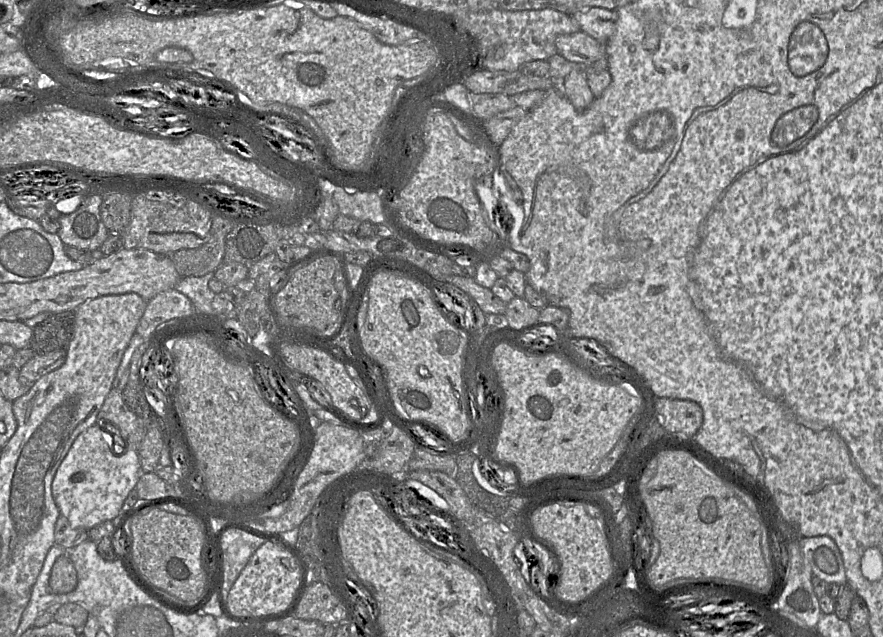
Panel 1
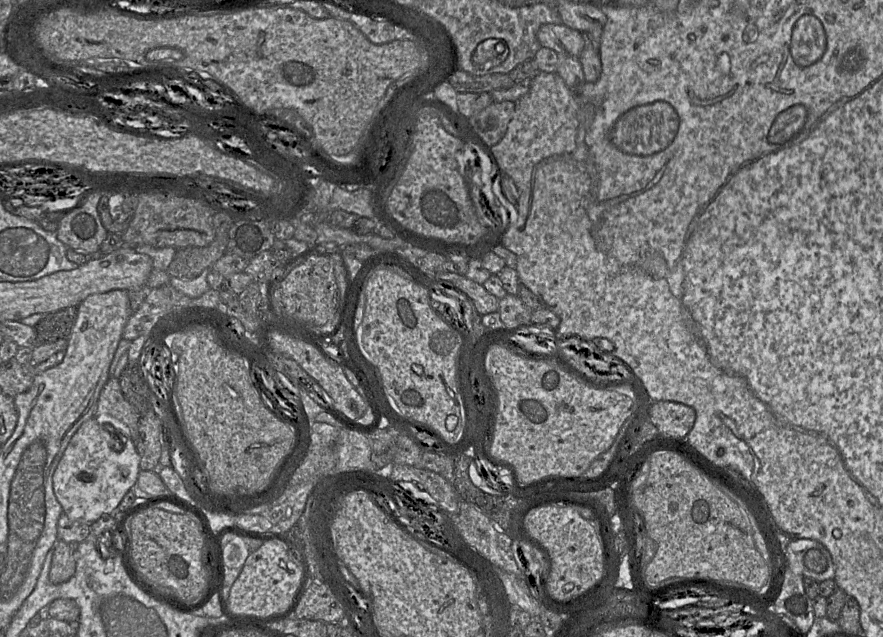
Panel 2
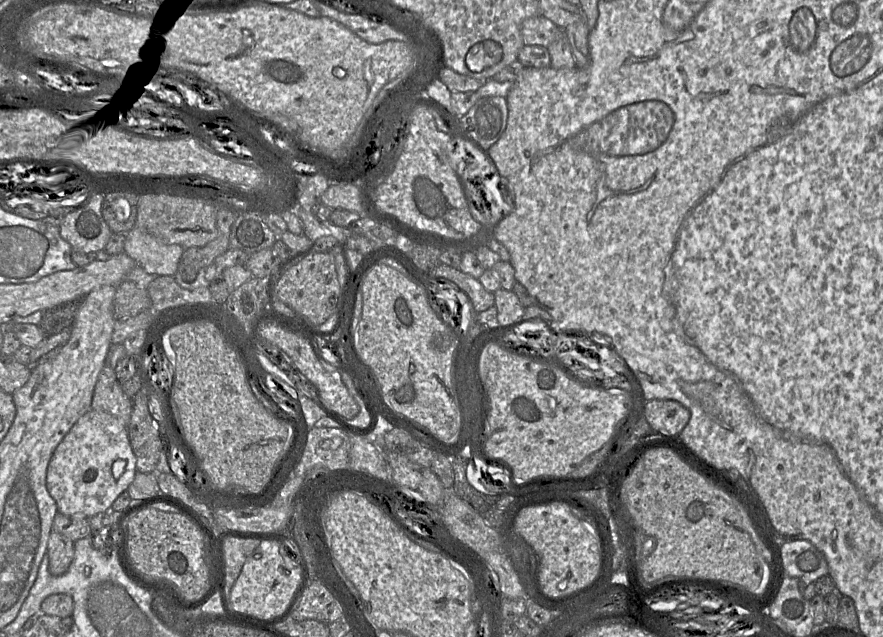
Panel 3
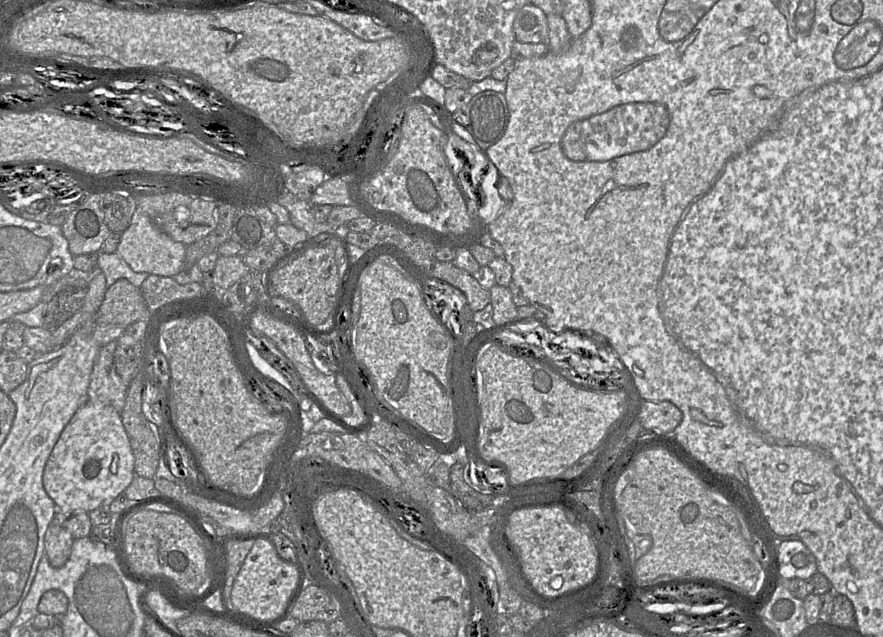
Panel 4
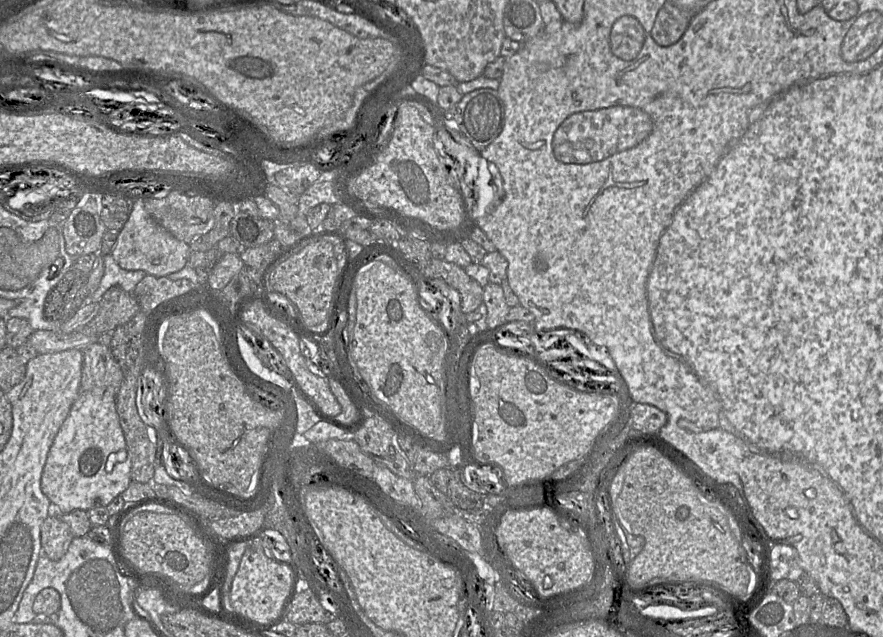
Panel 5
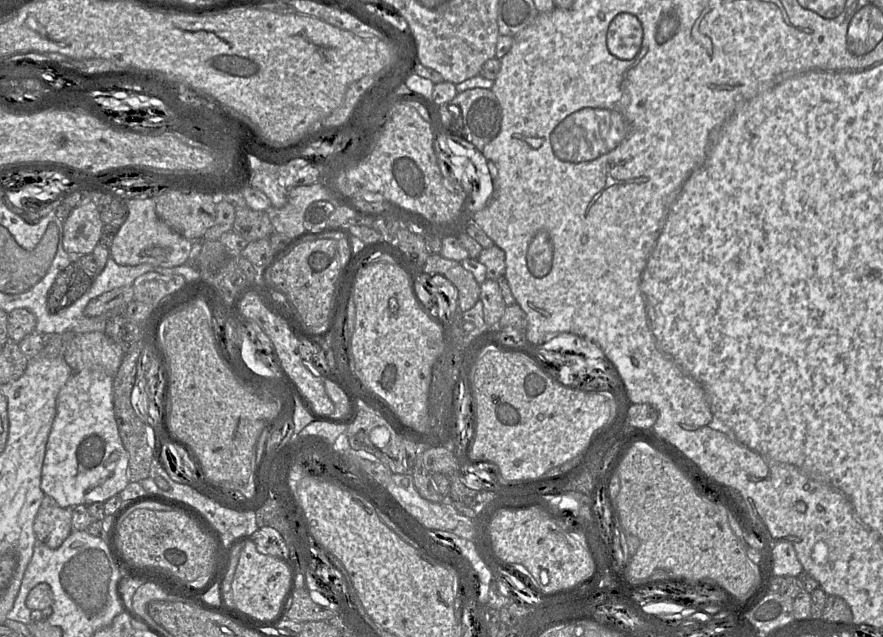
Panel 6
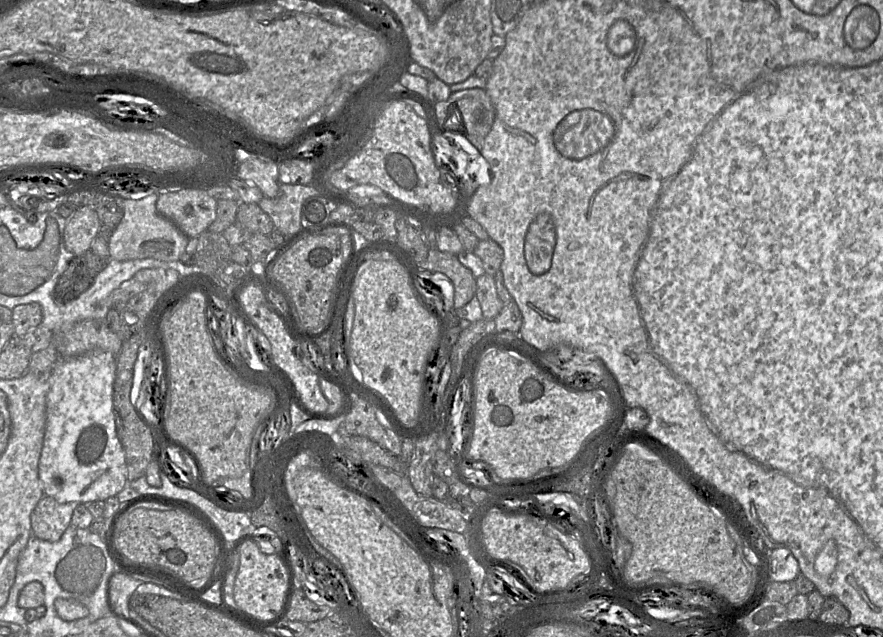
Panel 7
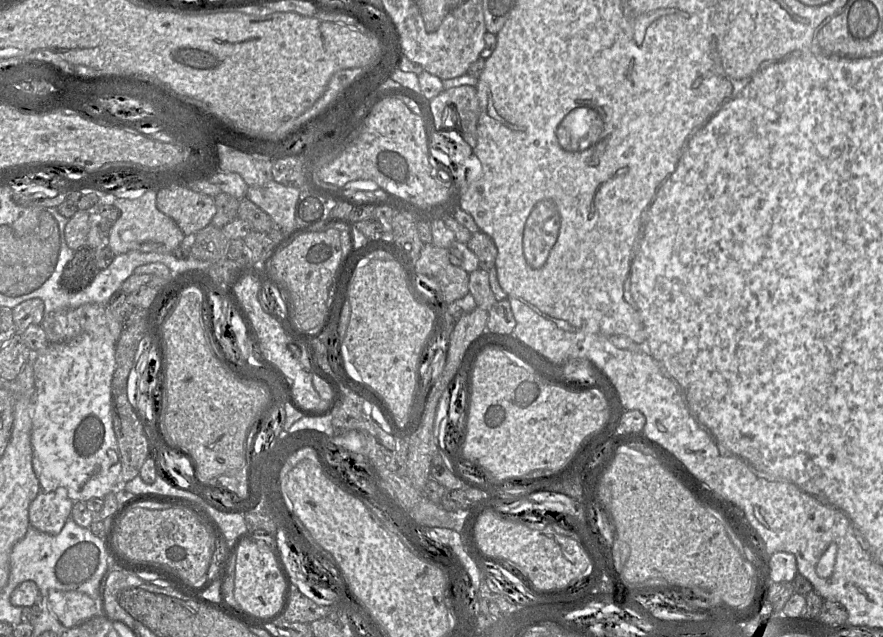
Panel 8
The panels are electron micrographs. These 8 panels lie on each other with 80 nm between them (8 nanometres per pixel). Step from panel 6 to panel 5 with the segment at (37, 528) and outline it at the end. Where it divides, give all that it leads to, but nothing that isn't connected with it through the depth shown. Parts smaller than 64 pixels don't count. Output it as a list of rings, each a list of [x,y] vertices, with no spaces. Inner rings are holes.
[[[51,502],[49,506],[49,515],[41,525],[40,540],[42,552],[54,561],[61,559],[66,554],[74,538],[70,526],[60,518],[63,514],[65,513],[62,513],[59,508]]]

